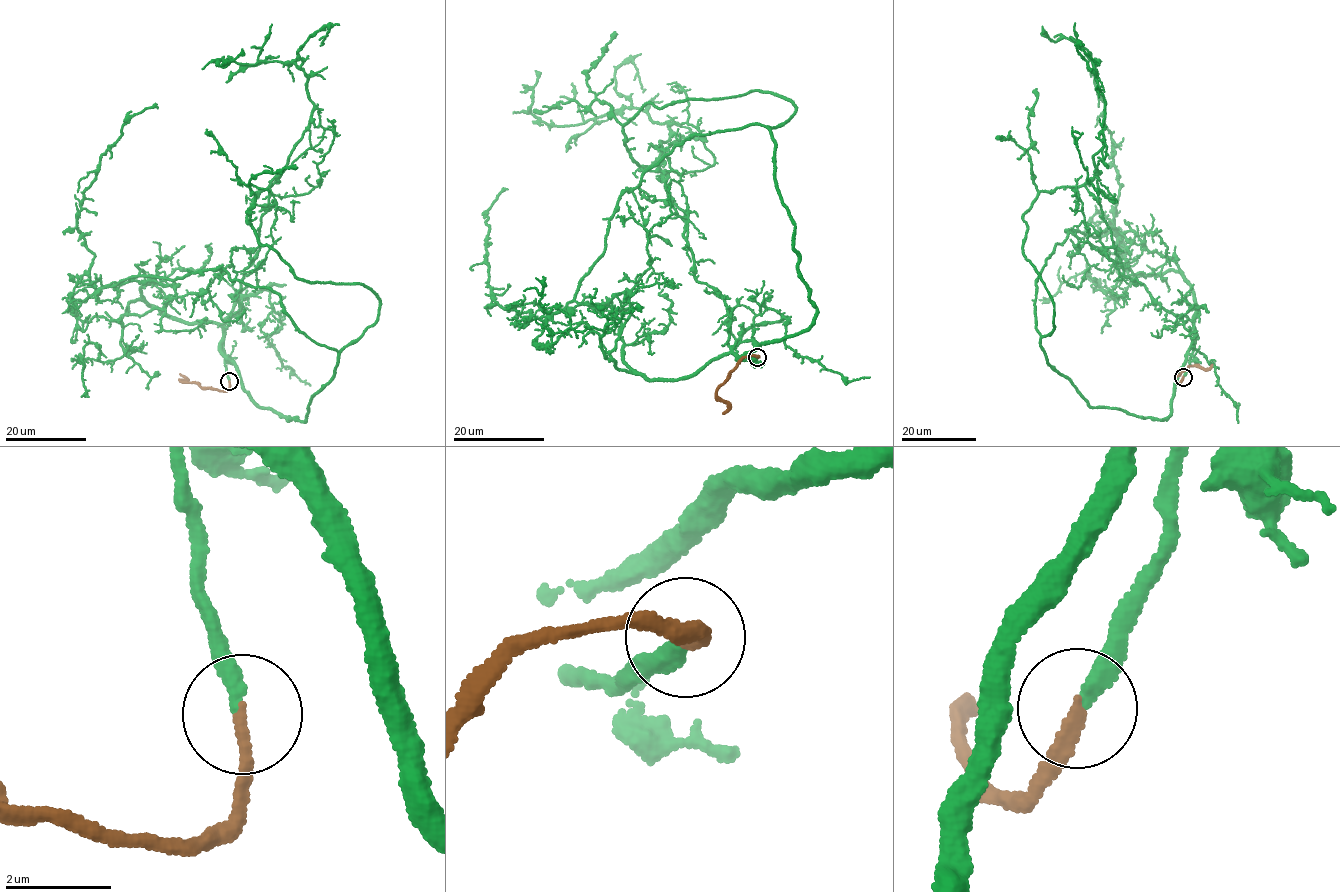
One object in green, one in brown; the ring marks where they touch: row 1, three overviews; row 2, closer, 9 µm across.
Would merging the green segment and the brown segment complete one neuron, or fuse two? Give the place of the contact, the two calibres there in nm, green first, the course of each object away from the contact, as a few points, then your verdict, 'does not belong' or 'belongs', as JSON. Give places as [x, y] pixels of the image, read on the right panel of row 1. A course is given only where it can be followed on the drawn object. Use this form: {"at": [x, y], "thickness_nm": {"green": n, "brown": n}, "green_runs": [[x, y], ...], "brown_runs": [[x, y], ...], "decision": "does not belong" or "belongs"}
{"at": [1183, 377], "thickness_nm": {"green": 320, "brown": 240}, "green_runs": [[1183, 377], [1195, 326], [1124, 274], [1098, 202], [1096, 73], [1082, 48], [1042, 26]], "brown_runs": [[1183, 377], [1177, 383], [1175, 377], [1190, 366], [1208, 368], [1212, 364]], "decision": "belongs"}

